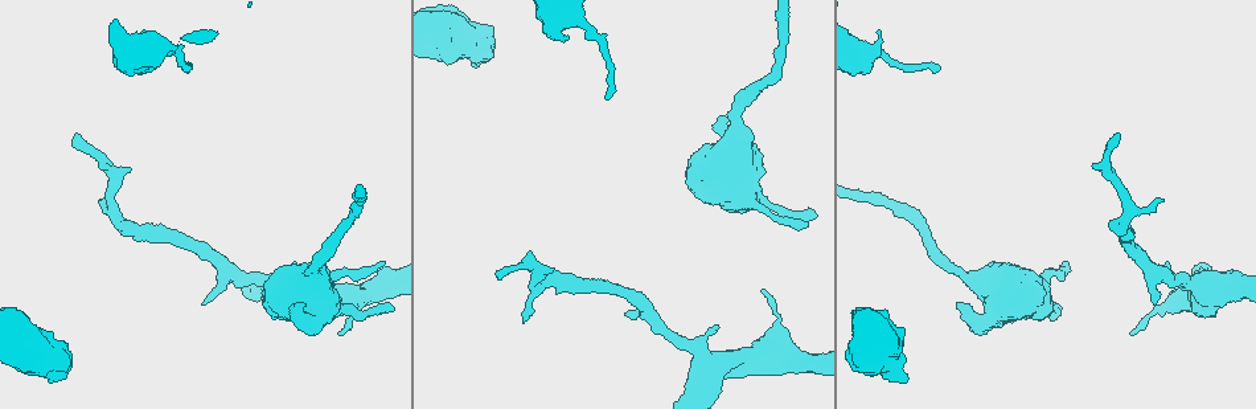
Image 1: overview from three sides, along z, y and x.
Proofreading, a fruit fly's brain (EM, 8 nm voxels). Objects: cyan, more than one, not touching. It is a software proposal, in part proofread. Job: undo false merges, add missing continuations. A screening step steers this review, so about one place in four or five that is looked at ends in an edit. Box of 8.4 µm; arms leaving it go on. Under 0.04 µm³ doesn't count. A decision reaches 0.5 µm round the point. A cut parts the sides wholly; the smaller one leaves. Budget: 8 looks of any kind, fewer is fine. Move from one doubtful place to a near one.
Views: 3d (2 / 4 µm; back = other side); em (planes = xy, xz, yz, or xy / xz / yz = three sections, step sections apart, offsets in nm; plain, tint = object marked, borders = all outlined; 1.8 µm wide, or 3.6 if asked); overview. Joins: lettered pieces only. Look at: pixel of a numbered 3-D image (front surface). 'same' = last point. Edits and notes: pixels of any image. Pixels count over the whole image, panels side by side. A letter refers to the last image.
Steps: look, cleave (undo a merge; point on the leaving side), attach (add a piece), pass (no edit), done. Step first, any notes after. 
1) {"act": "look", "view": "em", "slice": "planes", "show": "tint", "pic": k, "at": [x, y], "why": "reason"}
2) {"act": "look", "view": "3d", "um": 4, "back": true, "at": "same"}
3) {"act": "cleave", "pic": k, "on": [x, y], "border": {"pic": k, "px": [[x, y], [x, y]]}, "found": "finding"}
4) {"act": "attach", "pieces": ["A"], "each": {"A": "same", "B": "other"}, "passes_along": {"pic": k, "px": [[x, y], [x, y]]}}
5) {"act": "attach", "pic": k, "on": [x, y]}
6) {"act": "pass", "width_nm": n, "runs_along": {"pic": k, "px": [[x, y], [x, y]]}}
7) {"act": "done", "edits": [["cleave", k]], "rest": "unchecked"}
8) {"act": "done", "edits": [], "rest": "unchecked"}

{"act": "look", "view": "em", "slice": "xy", "step": 16, "show": "tint", "pic": 1, "at": [1116, 135], "why": "free end"}

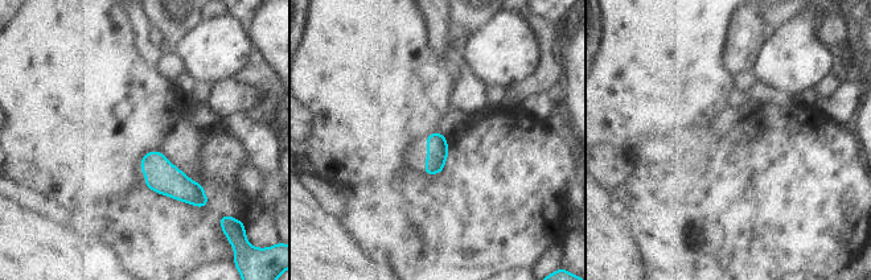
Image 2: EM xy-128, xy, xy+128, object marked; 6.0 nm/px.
{"act": "look", "view": "em", "slice": "planes", "show": "borders", "at": "same"}

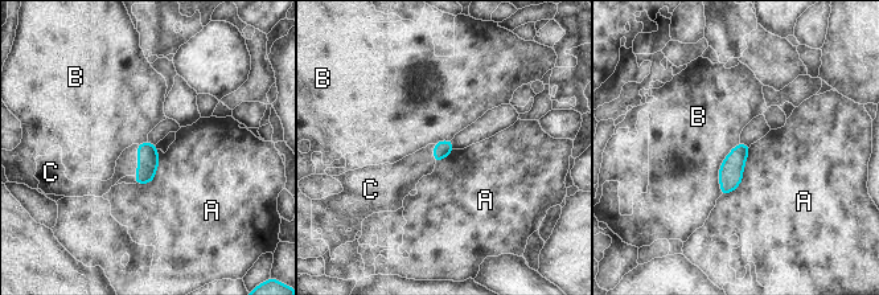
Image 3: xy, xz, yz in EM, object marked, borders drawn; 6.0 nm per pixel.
{"act": "attach", "pieces": ["C"], "width_nm": 100, "each": {"A": "other", "B": "other", "C": "same"}, "found": "it goes on there"}

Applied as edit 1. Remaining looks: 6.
{"act": "look", "view": "overview", "why": "redraw"}

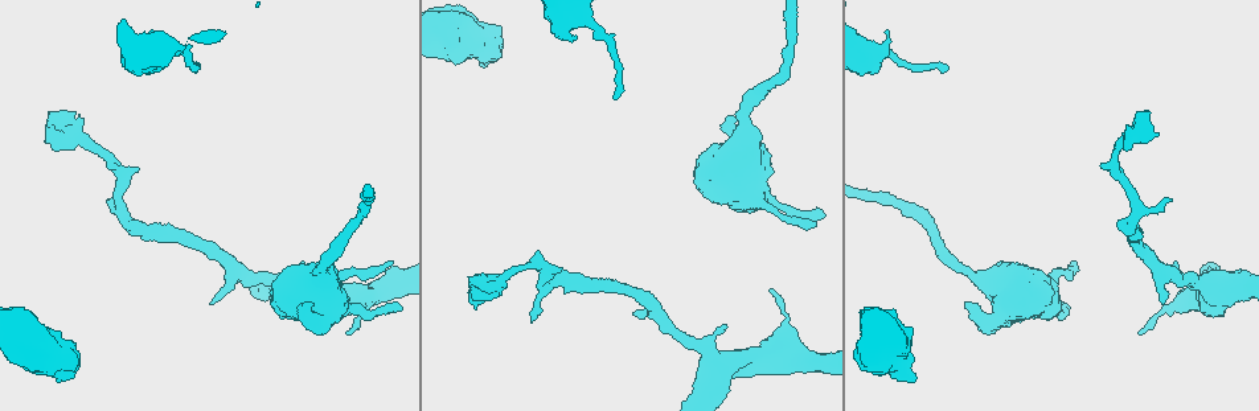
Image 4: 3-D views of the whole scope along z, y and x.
{"act": "look", "view": "em", "um": 3.6, "slice": "xy", "step": 8, "show": "borders", "pic": 4, "at": [577, 36], "why": "free end"}

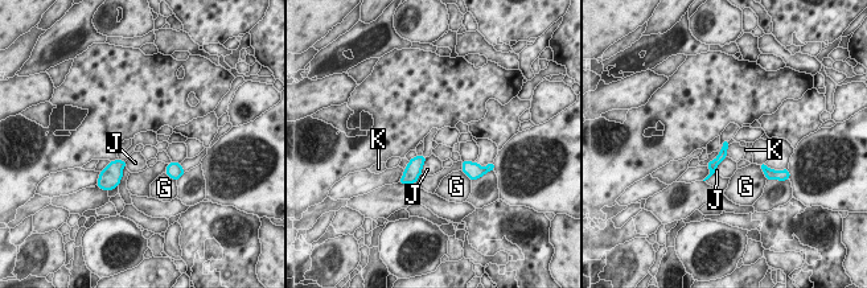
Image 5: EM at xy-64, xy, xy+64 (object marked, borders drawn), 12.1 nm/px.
{"act": "pass", "each": {"G": "other", "J": "other", "K": "other"}, "border": {"pic": 5, "px": [[730, 144], [726, 156]]}, "found": "none of them fits"}

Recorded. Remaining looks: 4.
{"act": "look", "view": "em", "slice": "planes", "show": "borders", "pic": 4, "at": [635, 315]}

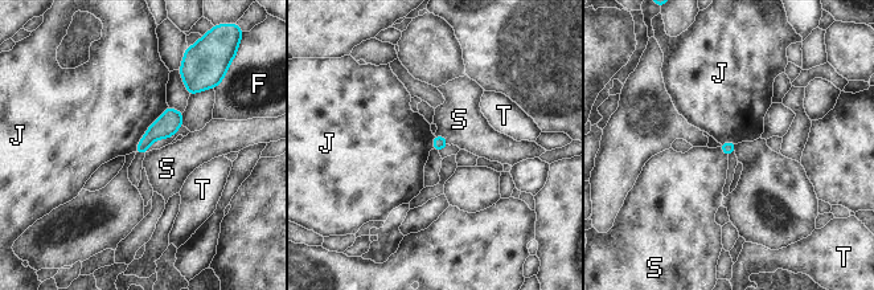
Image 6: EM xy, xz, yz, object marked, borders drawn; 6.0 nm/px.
{"act": "pass", "each": {"F": "other", "J": "other", "S": "other", "T": "other"}, "border": {"pic": 6, "px": [[168, 106], [148, 127], [132, 151]]}, "found": "none of them fits"}

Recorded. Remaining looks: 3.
{"act": "done", "edits": [["attach", 3]], "rest": "unchecked"}

